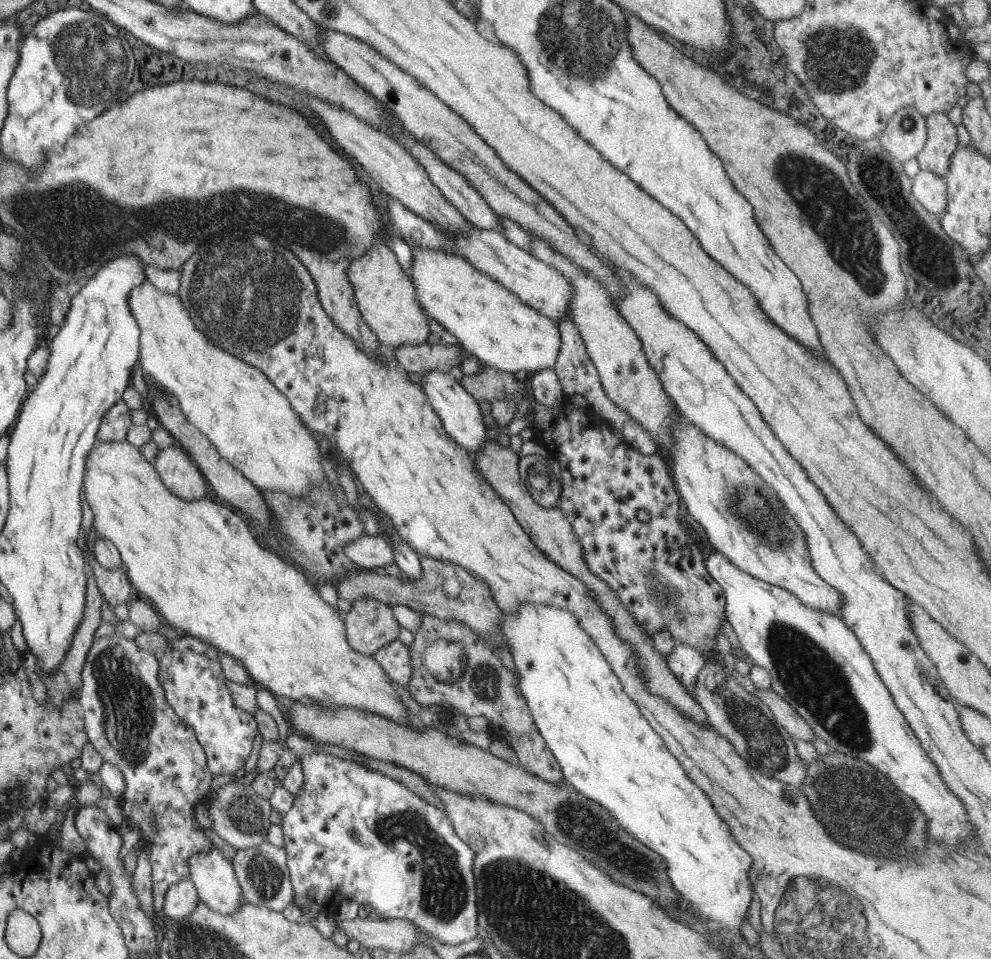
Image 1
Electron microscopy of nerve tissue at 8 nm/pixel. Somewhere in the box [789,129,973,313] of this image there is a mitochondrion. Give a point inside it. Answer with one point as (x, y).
(886, 190)

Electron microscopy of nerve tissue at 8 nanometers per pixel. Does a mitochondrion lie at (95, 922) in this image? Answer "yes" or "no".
no

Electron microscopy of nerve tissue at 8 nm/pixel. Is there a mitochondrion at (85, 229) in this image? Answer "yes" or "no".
yes

